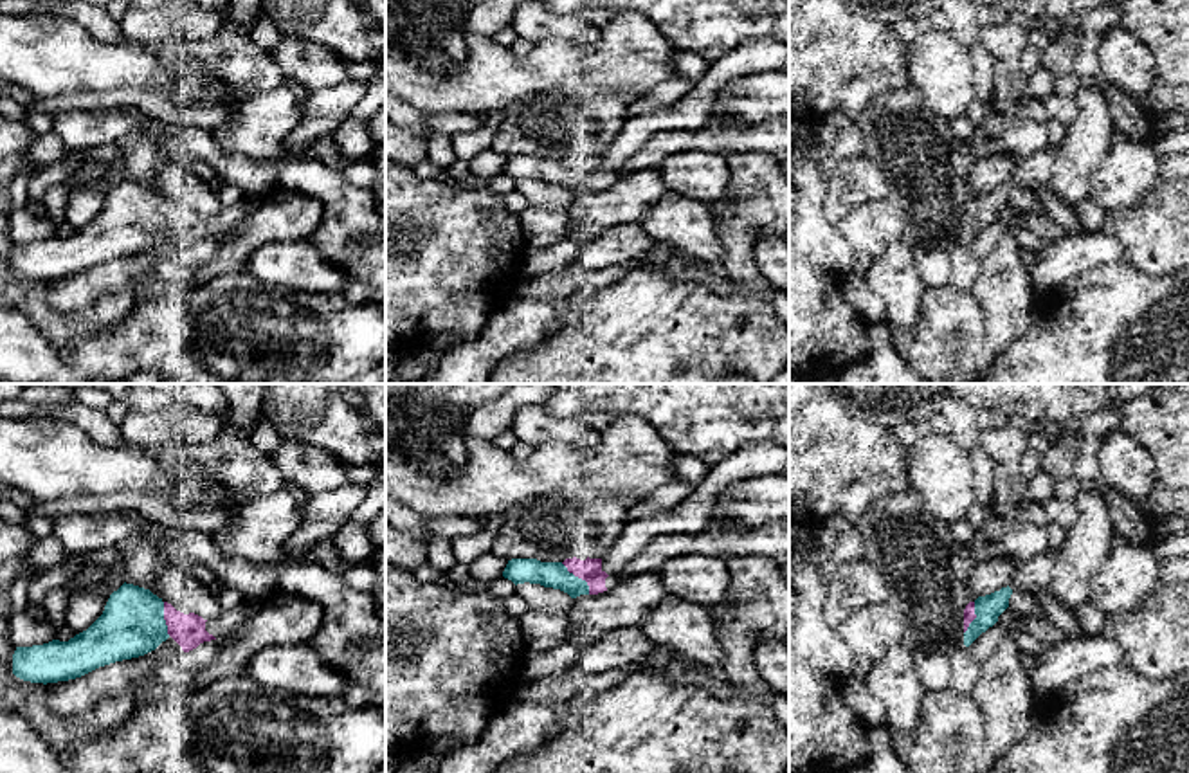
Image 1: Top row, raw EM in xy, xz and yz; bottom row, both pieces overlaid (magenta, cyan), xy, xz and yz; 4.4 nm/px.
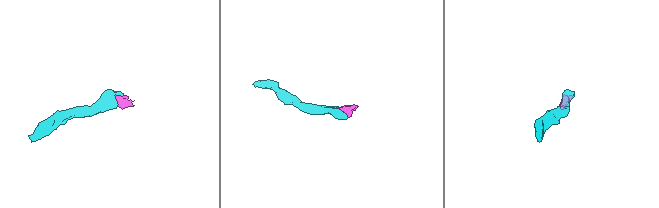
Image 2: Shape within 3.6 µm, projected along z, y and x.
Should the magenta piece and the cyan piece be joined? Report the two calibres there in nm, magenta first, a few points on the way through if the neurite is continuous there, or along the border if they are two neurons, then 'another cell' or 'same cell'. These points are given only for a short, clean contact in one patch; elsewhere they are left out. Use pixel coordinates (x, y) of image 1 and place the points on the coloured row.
110 nm thick on the magenta side, 120 nm on the other; same cell

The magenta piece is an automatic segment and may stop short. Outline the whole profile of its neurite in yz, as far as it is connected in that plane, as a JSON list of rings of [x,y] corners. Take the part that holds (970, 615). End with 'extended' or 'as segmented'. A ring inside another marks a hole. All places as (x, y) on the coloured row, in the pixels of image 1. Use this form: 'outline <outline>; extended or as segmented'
outline [[[1002,587],[985,596],[978,596],[964,609],[964,645],[969,647],[982,632],[998,622],[998,616],[1009,607],[1012,589]]]; extended

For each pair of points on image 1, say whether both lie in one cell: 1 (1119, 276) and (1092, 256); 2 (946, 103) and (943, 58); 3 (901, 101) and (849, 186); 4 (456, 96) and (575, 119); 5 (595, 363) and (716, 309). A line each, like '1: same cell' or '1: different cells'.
1: different cells
2: same cell
3: different cells
4: different cells
5: same cell

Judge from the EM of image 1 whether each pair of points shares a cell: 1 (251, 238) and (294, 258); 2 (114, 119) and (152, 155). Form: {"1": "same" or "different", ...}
{"1": "different", "2": "different"}

